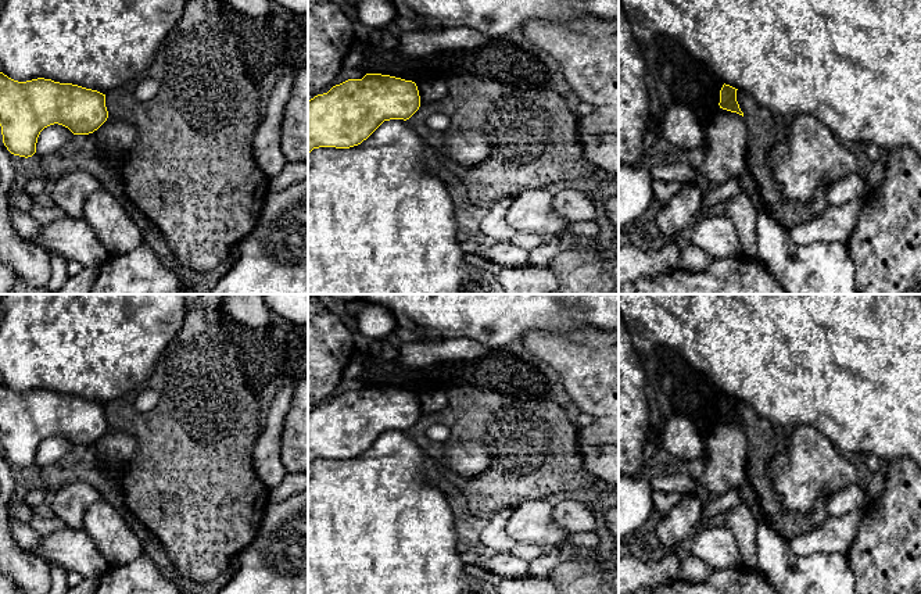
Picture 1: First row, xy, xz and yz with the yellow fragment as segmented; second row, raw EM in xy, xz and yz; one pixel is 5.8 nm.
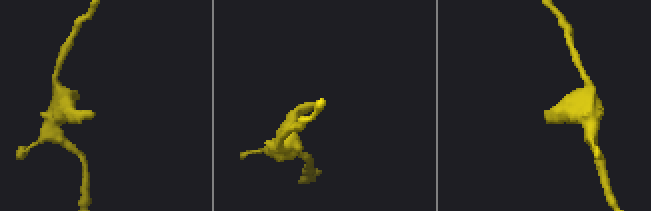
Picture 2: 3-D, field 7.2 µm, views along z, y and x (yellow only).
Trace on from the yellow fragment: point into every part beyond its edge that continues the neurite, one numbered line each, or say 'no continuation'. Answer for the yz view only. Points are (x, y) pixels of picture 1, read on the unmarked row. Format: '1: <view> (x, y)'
no continuation

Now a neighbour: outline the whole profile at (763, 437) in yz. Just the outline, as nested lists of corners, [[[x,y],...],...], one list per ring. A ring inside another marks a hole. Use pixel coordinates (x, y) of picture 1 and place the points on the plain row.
[[[737,401],[737,412],[748,439],[746,479],[760,501],[763,522],[786,541],[821,526],[828,518],[828,498],[825,495],[816,501],[814,508],[807,515],[788,512],[770,482],[767,465],[782,444],[780,429],[743,401]]]

